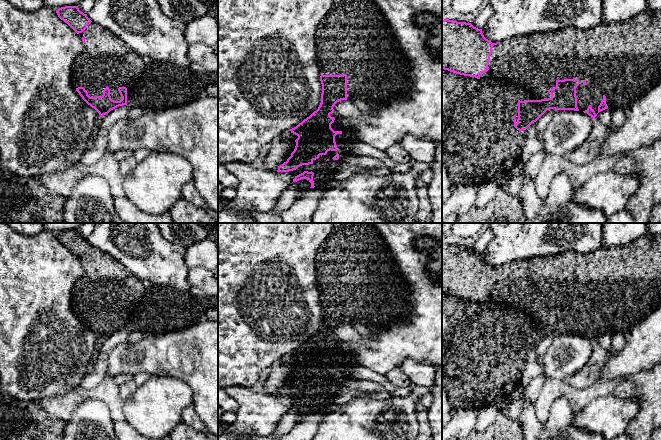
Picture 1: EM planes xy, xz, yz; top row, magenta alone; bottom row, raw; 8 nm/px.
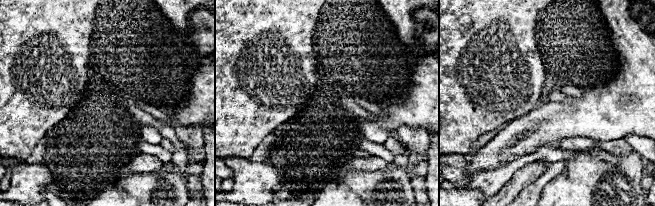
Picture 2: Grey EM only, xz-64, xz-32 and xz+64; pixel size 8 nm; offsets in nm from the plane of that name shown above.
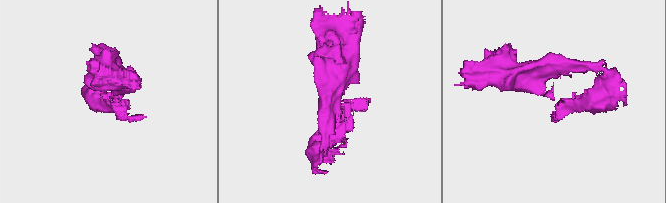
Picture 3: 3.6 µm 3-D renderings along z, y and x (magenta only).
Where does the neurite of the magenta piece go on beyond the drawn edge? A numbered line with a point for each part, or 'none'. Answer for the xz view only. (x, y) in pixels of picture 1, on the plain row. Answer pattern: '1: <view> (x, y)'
1: xz (322, 399)

